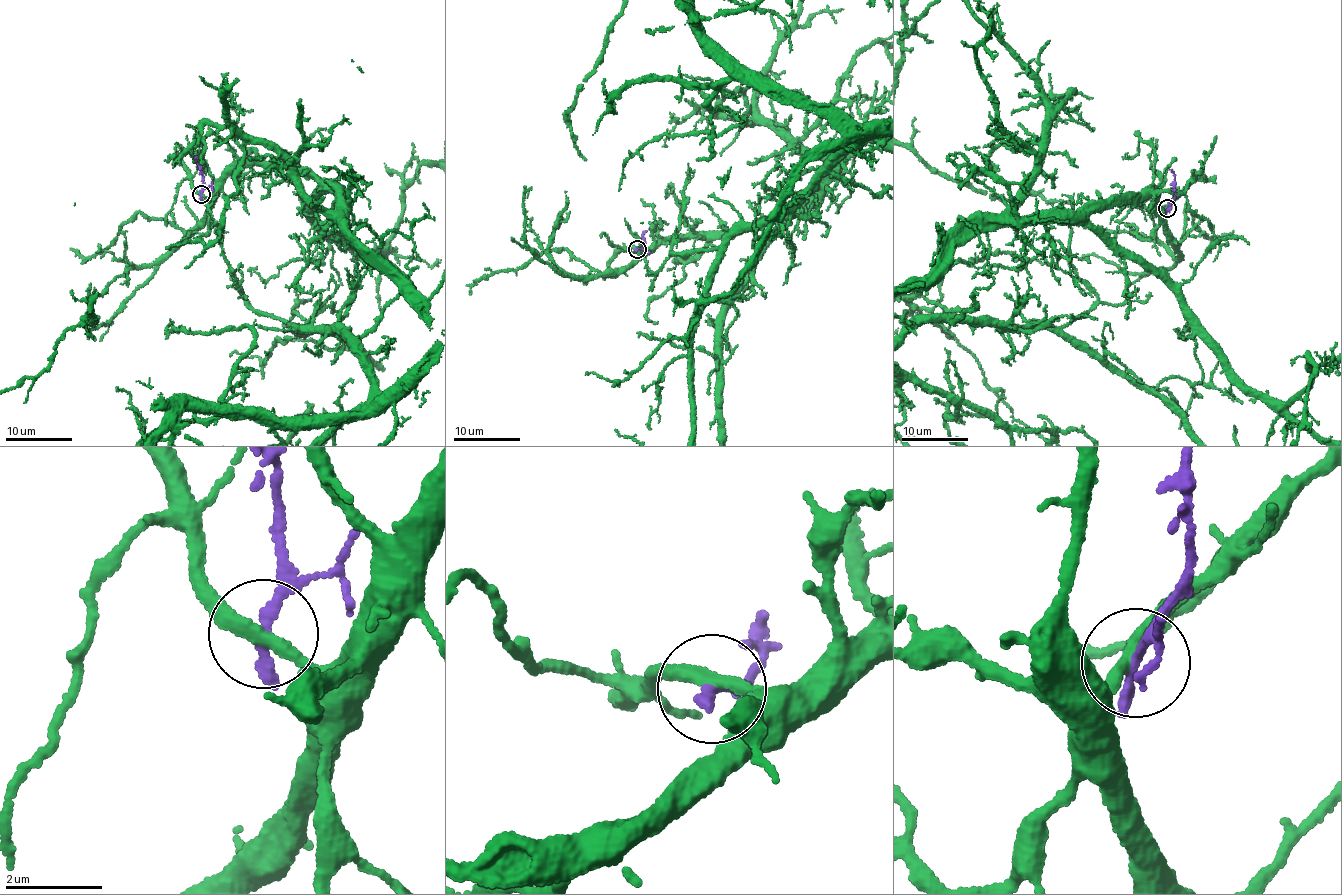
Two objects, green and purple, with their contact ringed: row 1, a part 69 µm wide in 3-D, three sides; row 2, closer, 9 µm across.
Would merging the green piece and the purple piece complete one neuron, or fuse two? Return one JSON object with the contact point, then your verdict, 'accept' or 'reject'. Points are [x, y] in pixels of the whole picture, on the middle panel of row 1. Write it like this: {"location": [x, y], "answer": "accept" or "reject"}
{"location": [637, 249], "answer": "reject"}

